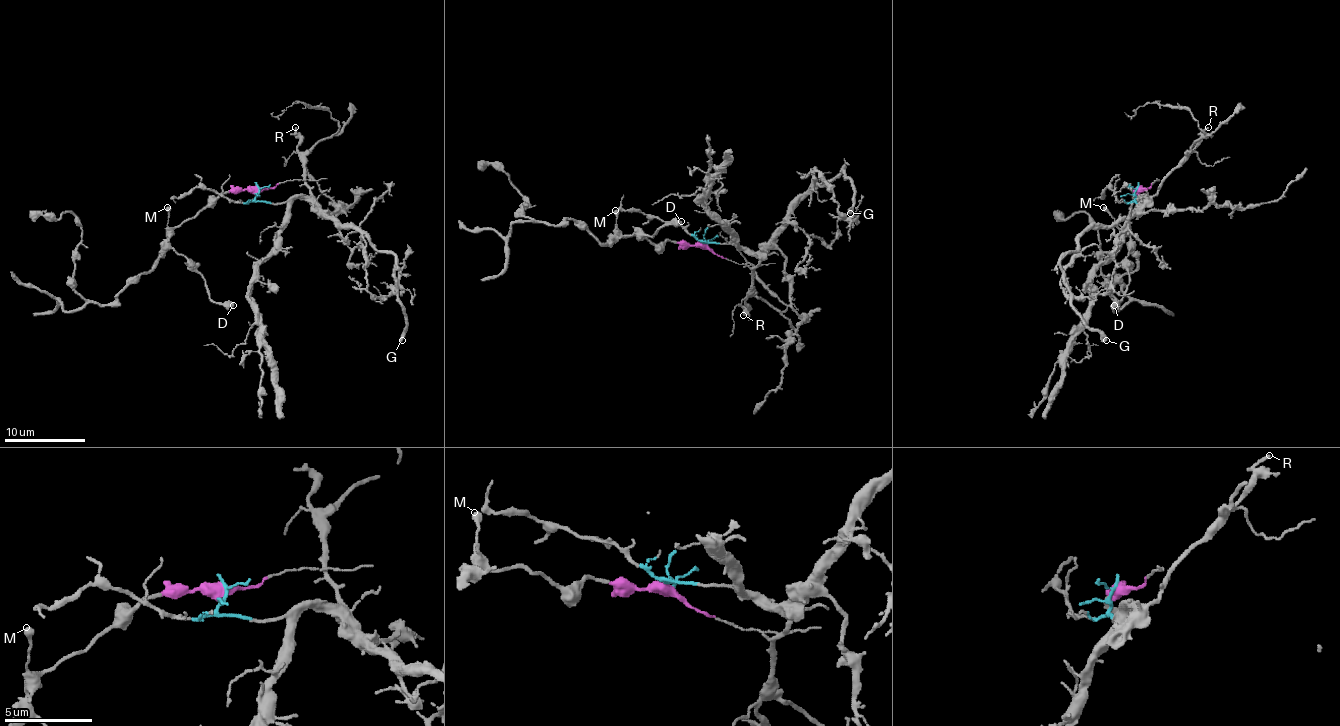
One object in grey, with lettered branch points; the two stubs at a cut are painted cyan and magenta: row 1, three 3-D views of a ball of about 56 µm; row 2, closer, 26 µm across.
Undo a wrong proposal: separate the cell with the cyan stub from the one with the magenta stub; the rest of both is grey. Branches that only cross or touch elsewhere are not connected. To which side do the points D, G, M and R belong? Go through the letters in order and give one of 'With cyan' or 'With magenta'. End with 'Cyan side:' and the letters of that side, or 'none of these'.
D: With magenta
G: With cyan
M: With magenta
R: With cyan
Cyan side: G, R

